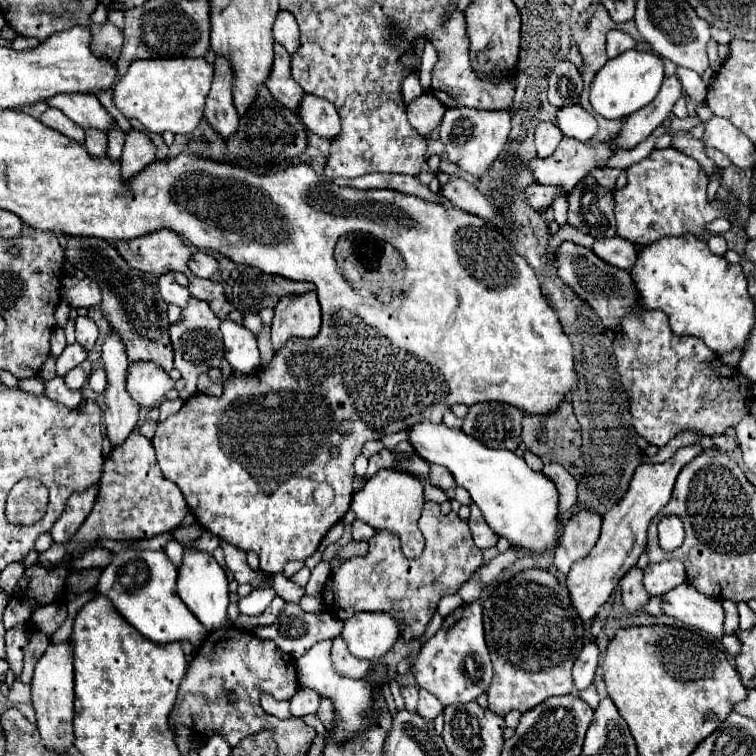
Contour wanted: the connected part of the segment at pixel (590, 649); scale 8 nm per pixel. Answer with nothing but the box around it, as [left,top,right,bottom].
[572,643,598,691]

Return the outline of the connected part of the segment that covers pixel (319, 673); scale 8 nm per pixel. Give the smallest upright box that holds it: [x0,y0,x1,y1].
[296,639,388,745]

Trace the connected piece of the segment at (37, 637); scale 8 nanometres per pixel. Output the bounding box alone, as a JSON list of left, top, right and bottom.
[20,631,50,683]

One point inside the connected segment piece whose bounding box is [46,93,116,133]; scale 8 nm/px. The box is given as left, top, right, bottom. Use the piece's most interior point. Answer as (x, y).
(86, 111)

